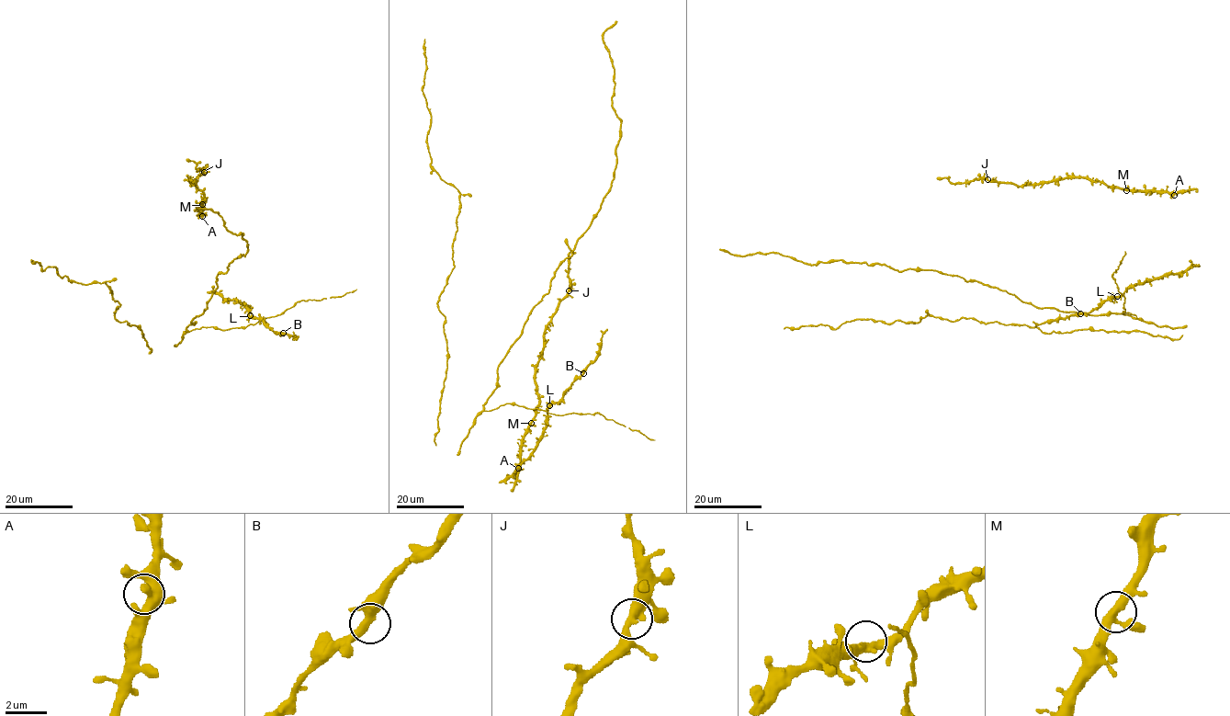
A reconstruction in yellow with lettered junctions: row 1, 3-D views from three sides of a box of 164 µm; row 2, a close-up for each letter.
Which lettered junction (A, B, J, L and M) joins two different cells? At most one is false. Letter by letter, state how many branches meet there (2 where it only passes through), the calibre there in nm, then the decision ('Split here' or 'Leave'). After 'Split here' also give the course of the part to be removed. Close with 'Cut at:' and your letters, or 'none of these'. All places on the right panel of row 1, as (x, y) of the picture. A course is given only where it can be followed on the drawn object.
A: Branches: 3. Thickness 380 nm. Leave
B: Branches: 3. Thickness 360 nm. Leave
J: Branches: 3. Thickness 360 nm. Leave
L: Branches: 3. Thickness 340 nm. Leave
M: Branches: 3. Thickness 360 nm. Leave
Cut at: none of these

